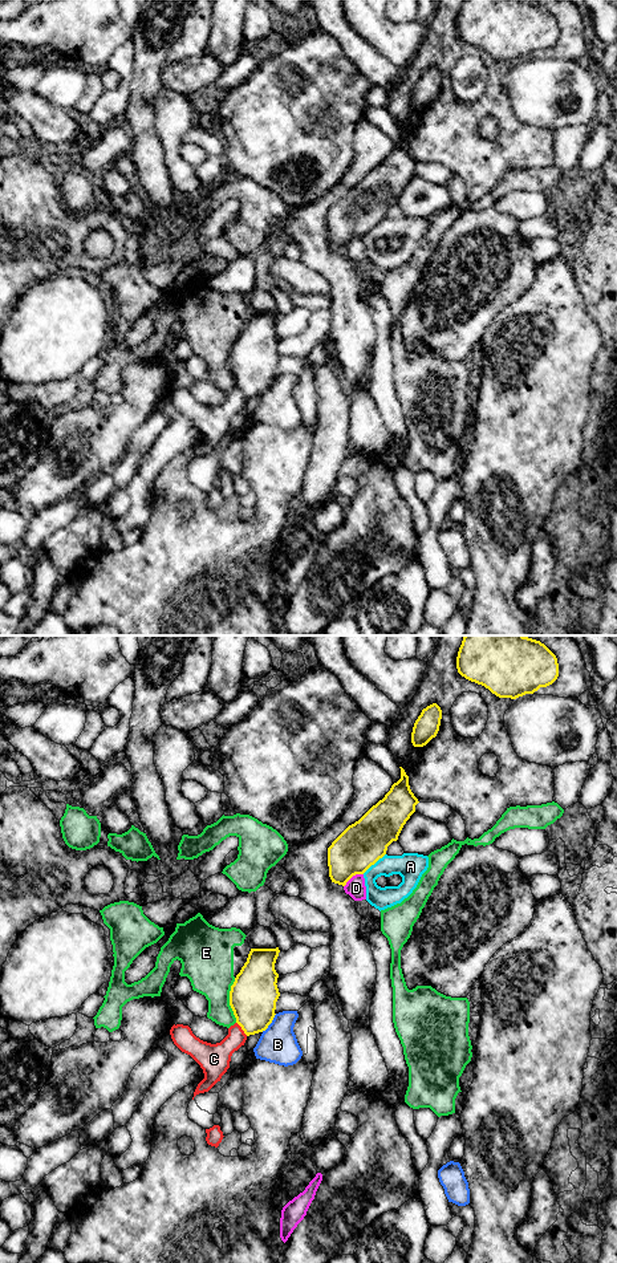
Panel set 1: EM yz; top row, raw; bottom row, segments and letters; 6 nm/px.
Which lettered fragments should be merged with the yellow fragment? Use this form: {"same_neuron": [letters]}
{"same_neuron": []}

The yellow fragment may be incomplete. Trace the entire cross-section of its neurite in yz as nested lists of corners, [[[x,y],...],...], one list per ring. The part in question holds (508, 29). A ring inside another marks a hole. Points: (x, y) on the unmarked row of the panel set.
[[[463,0],[456,32],[496,60],[511,62],[533,57],[559,40],[556,19],[528,0]]]

